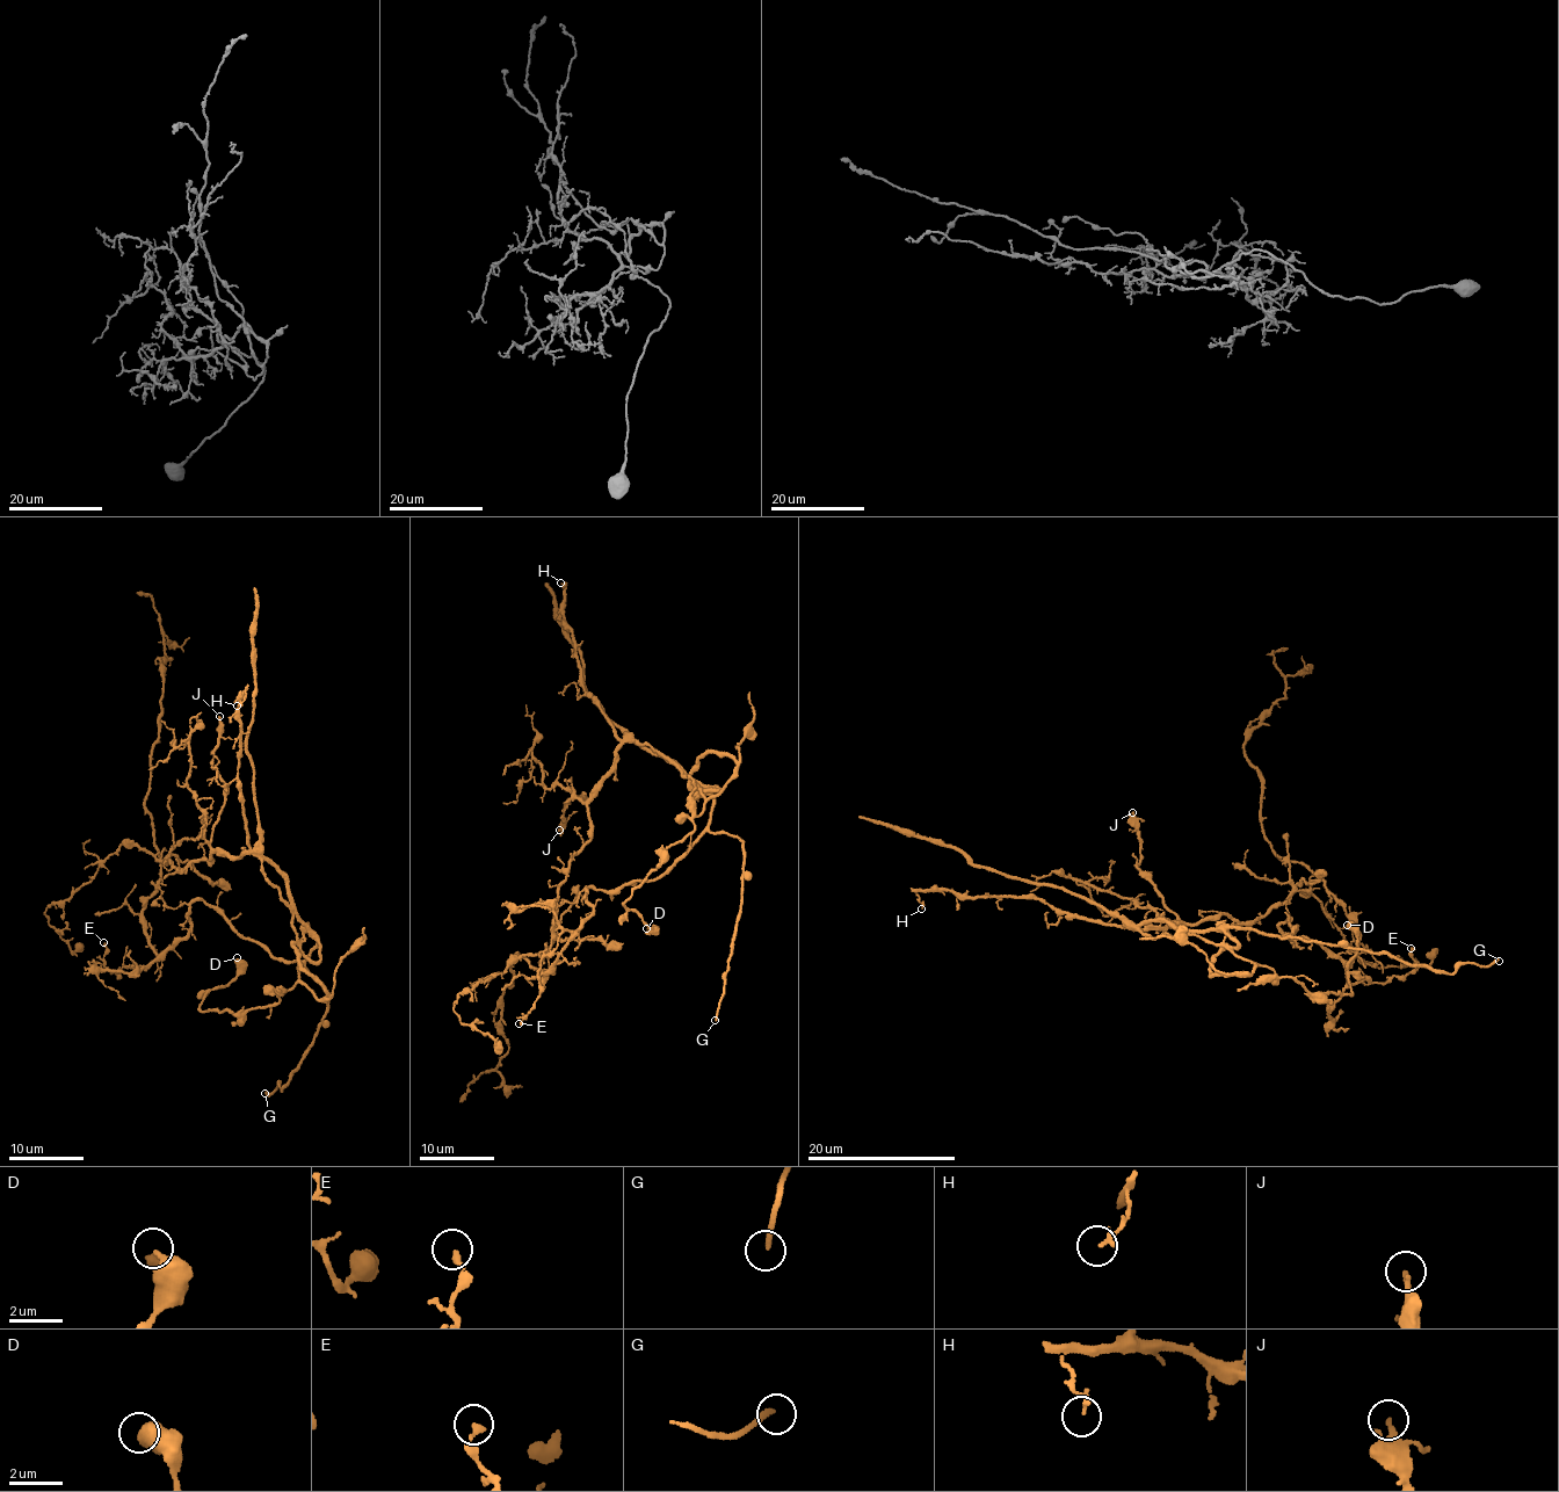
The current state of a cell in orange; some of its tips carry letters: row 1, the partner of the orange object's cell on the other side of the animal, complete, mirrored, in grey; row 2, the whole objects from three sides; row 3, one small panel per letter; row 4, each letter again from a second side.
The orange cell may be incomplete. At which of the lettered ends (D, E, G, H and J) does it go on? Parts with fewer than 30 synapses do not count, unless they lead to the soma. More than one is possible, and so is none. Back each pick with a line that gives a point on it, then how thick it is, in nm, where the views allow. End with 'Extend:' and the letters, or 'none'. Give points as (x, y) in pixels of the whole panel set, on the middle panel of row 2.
G: place (715, 1020); calibre 190 nm
Extend: G

